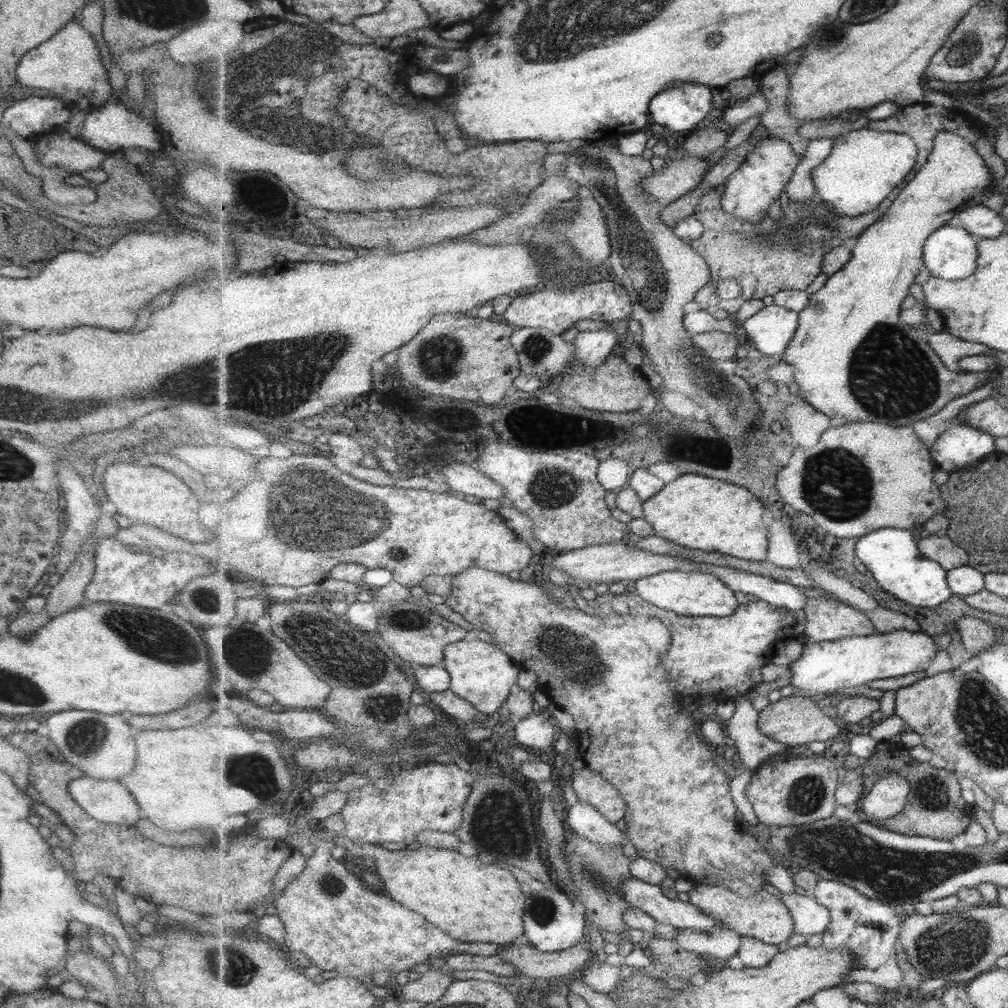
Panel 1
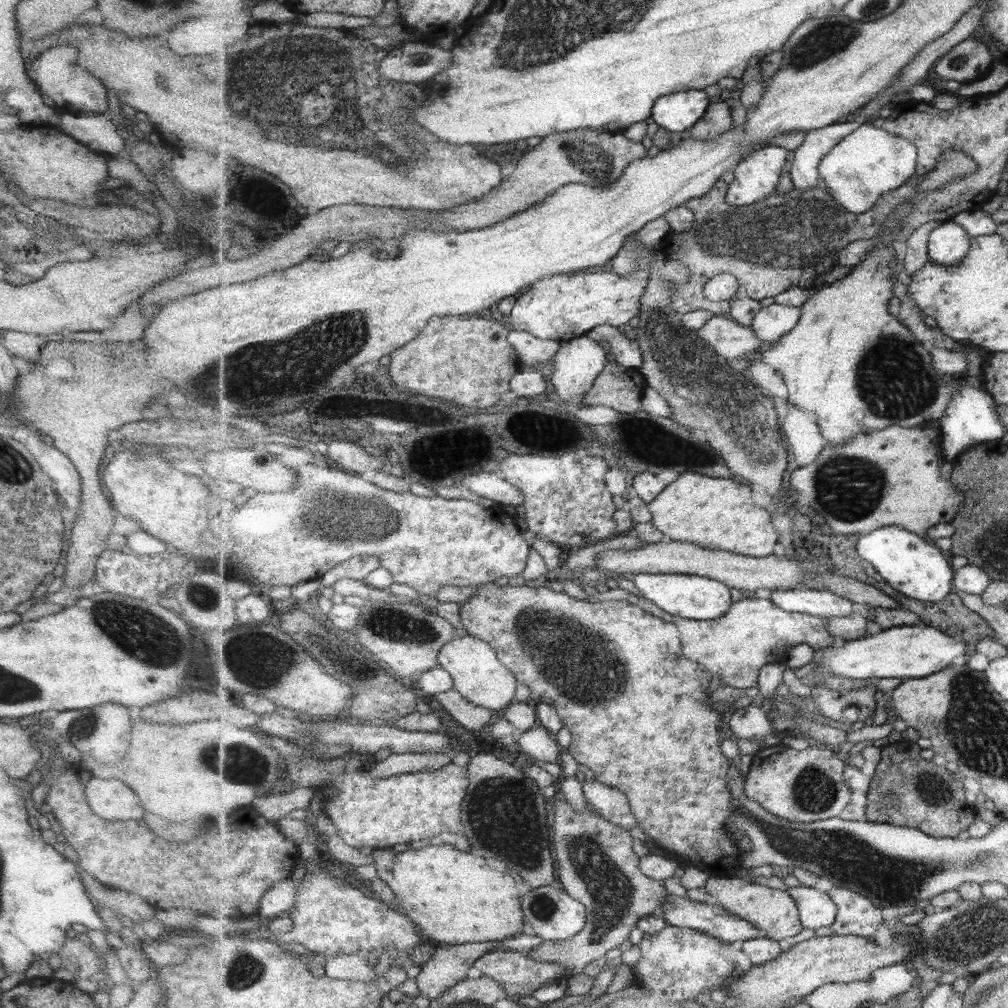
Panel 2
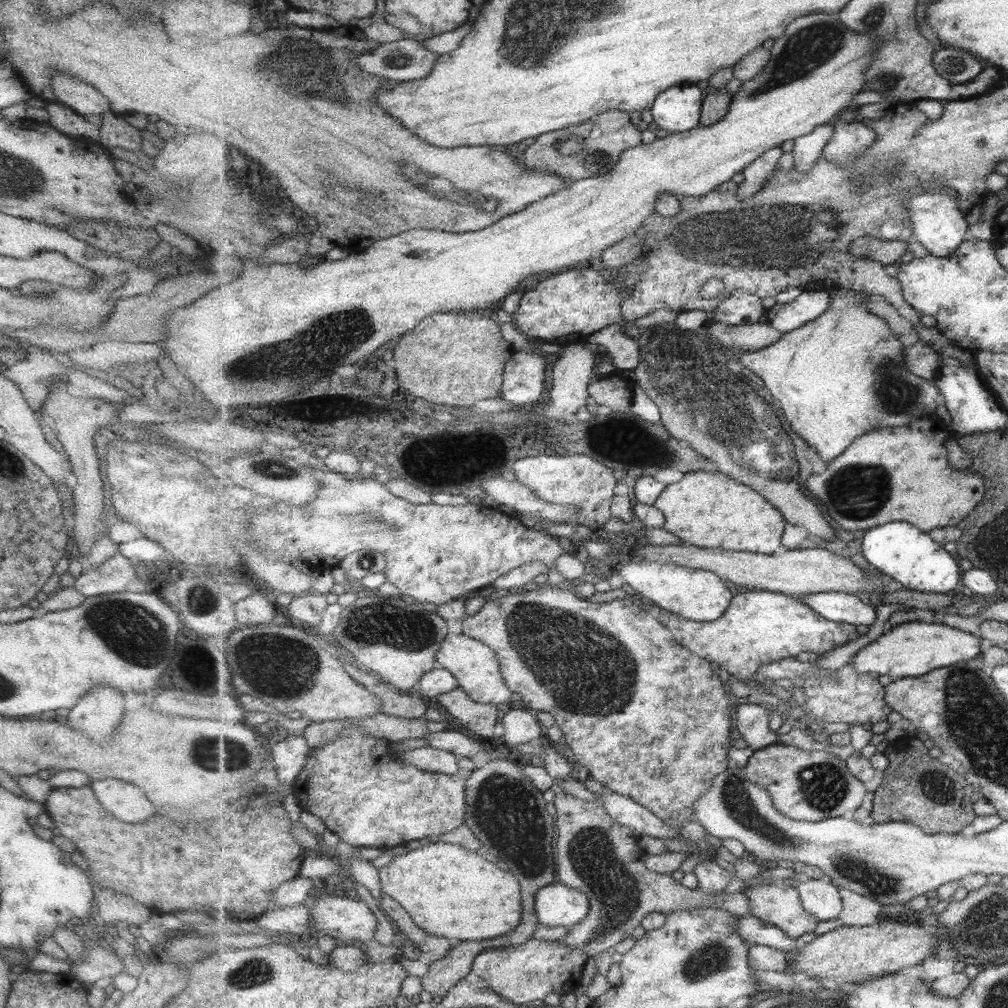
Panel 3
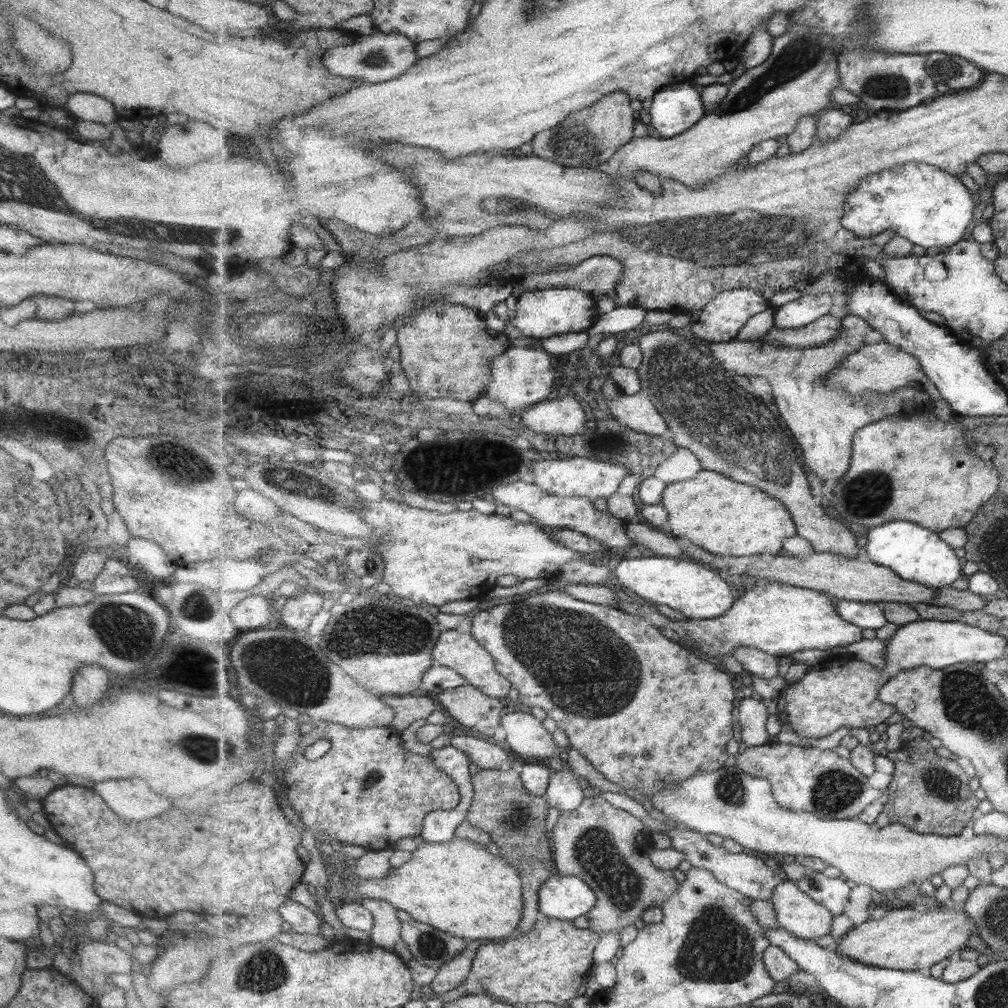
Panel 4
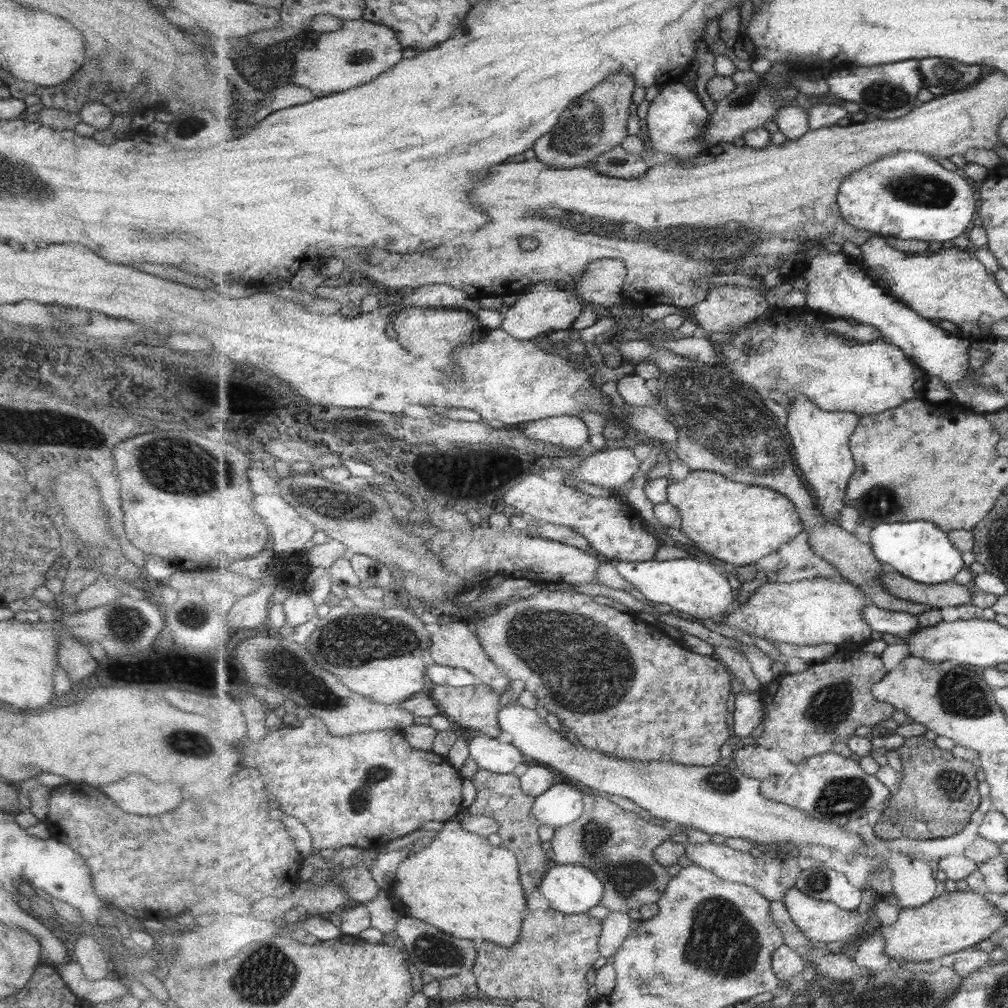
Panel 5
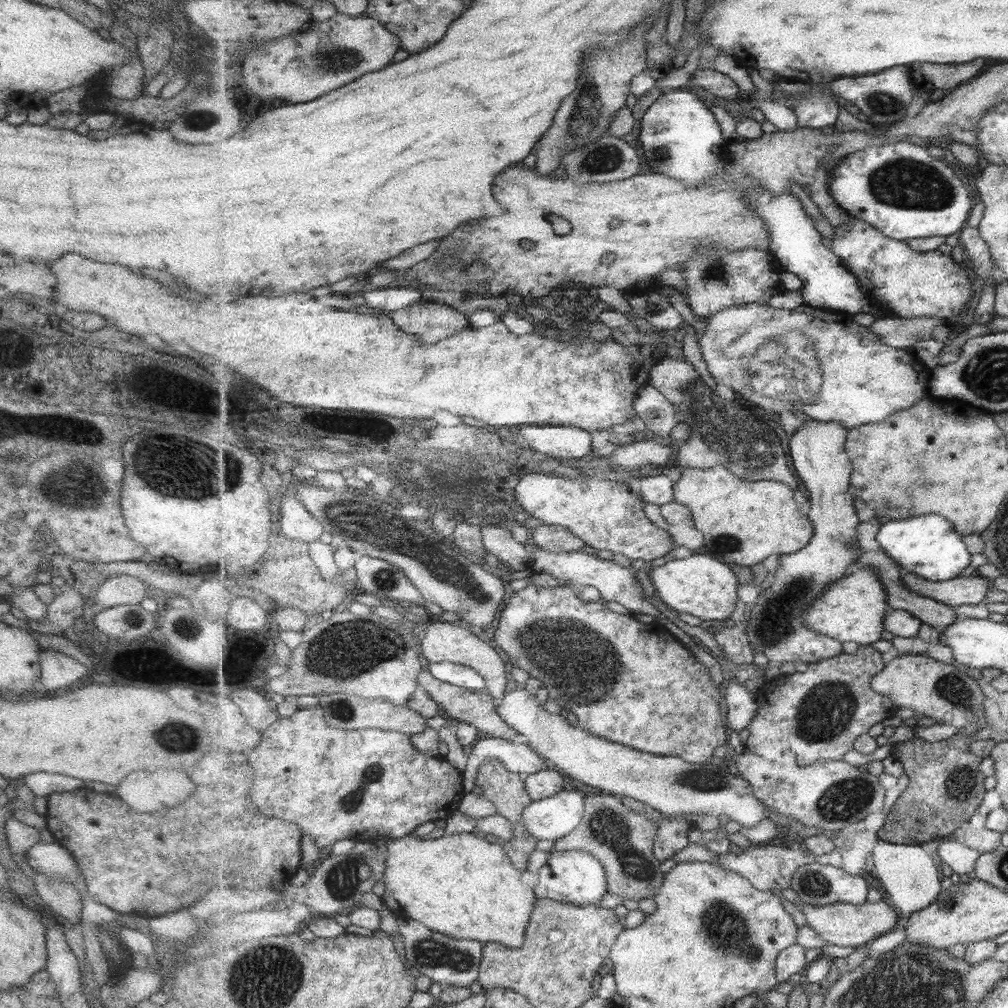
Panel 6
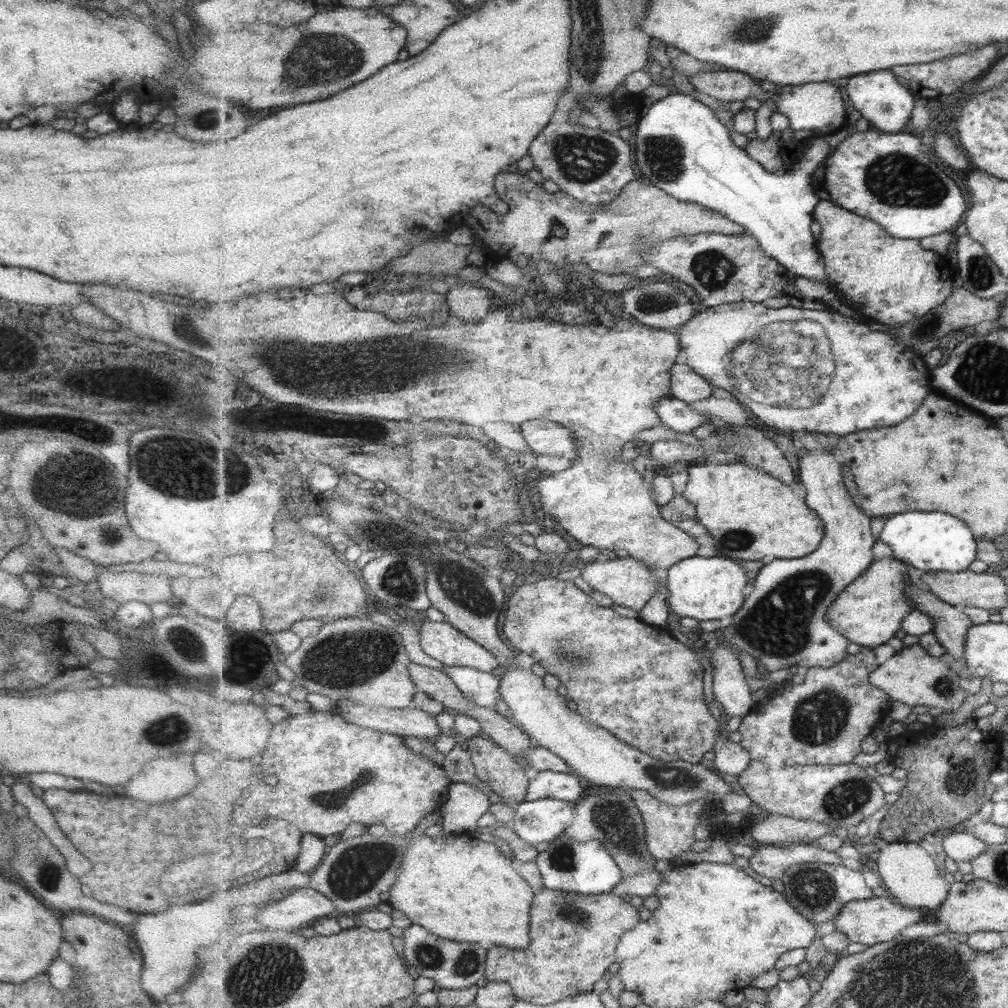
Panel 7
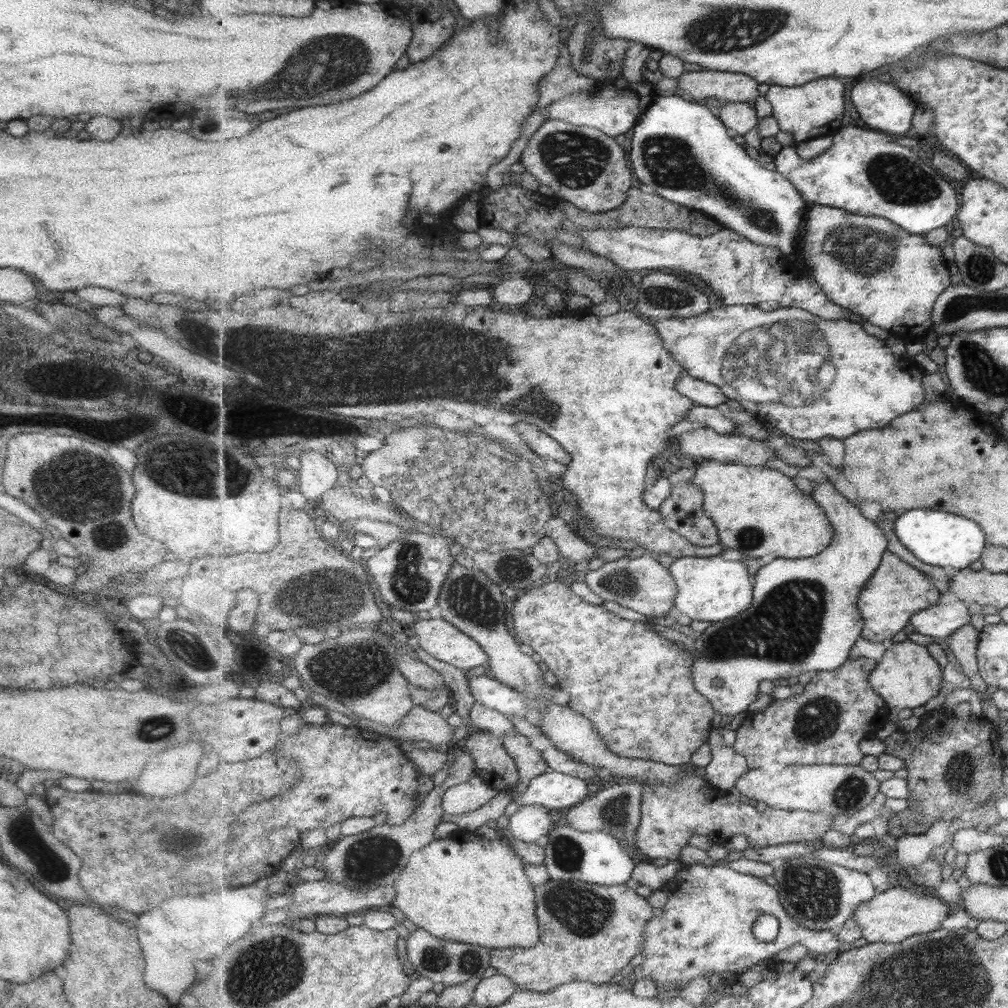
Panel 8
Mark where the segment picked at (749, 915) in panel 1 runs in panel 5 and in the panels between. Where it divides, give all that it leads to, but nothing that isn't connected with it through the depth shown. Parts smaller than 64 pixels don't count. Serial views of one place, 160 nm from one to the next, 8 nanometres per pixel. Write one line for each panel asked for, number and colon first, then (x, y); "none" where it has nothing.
2: (774, 912)
3: (781, 905)
4: (796, 911)
5: (822, 921)

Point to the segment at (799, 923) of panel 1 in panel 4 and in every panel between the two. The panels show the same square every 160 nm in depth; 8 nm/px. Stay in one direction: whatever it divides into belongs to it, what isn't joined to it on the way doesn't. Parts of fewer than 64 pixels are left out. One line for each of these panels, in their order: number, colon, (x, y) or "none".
2: (817, 909)
3: (822, 899)
4: (834, 894)

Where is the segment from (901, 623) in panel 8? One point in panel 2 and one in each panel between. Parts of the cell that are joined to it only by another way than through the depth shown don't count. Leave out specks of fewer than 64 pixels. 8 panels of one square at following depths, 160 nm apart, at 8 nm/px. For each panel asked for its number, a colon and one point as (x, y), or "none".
2: (755, 632)
3: (761, 627)
4: (780, 619)
5: (813, 612)
6: (852, 609)
7: (869, 611)

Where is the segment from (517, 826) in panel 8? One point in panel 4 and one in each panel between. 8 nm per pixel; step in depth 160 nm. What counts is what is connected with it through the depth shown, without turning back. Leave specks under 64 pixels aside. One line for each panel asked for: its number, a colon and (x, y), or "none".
4: (565, 793)
5: (562, 804)
6: (553, 818)
7: (544, 820)

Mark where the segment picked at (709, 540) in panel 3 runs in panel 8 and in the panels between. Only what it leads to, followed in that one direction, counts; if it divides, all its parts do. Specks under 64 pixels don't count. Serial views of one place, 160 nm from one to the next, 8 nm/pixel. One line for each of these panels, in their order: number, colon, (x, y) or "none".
4: (729, 518)
5: (741, 524)
6: (745, 522)
7: (750, 514)
8: (758, 510)

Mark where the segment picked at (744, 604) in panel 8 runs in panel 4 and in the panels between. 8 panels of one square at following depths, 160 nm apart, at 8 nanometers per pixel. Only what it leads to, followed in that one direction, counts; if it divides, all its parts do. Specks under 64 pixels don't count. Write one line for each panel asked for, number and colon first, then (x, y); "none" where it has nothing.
4: (699, 593)
5: (697, 588)
6: (700, 585)
7: (711, 588)

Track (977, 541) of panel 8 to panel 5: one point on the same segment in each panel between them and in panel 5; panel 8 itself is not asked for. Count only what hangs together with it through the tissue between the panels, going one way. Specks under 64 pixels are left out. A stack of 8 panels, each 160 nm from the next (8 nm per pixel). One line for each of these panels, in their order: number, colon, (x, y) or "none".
5: (921, 550)
6: (930, 546)
7: (932, 541)

